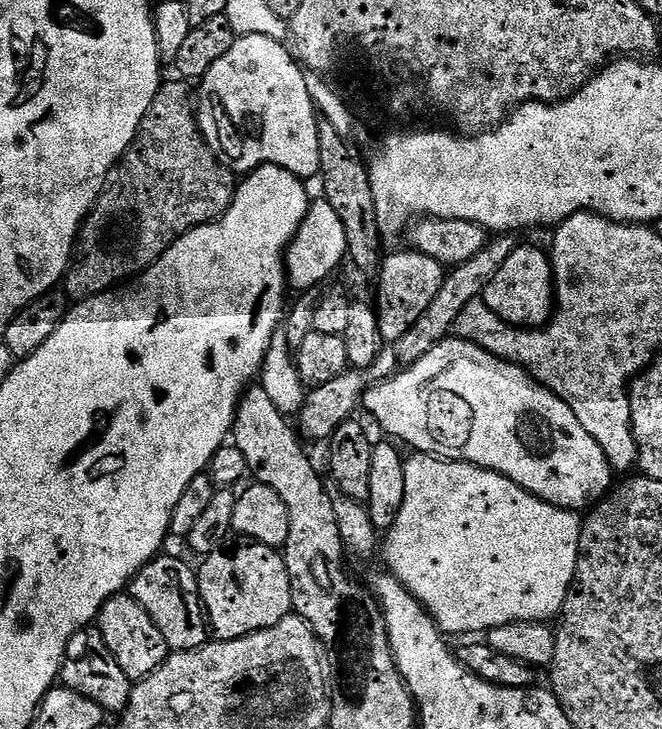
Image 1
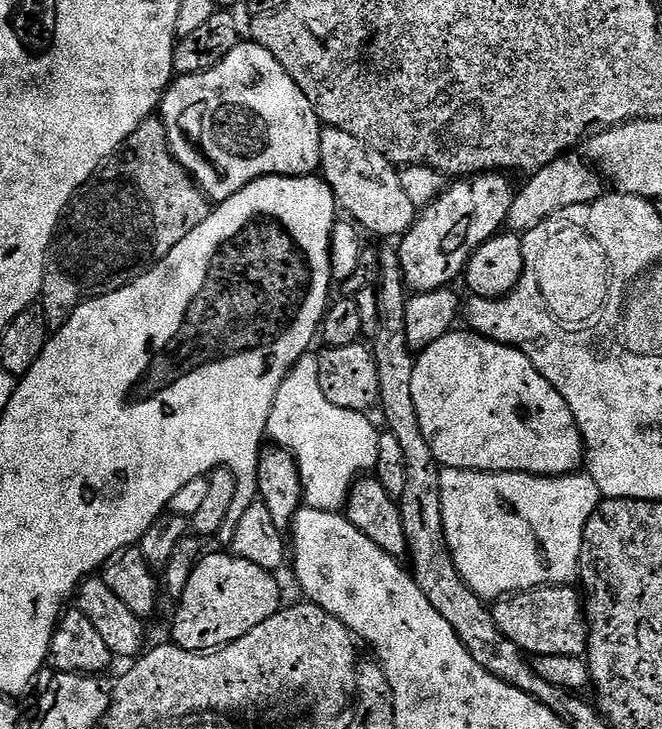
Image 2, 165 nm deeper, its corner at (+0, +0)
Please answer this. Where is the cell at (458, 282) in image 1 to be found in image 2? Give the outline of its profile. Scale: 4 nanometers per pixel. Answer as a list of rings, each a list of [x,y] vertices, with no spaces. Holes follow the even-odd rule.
[[[565,154],[554,162],[542,166],[542,170],[531,173],[524,185],[519,185],[518,191],[510,202],[510,214],[506,225],[507,231],[512,234],[529,232],[538,222],[544,222],[558,210],[566,210],[566,206],[589,204],[605,195],[606,180],[603,175],[583,155]]]

